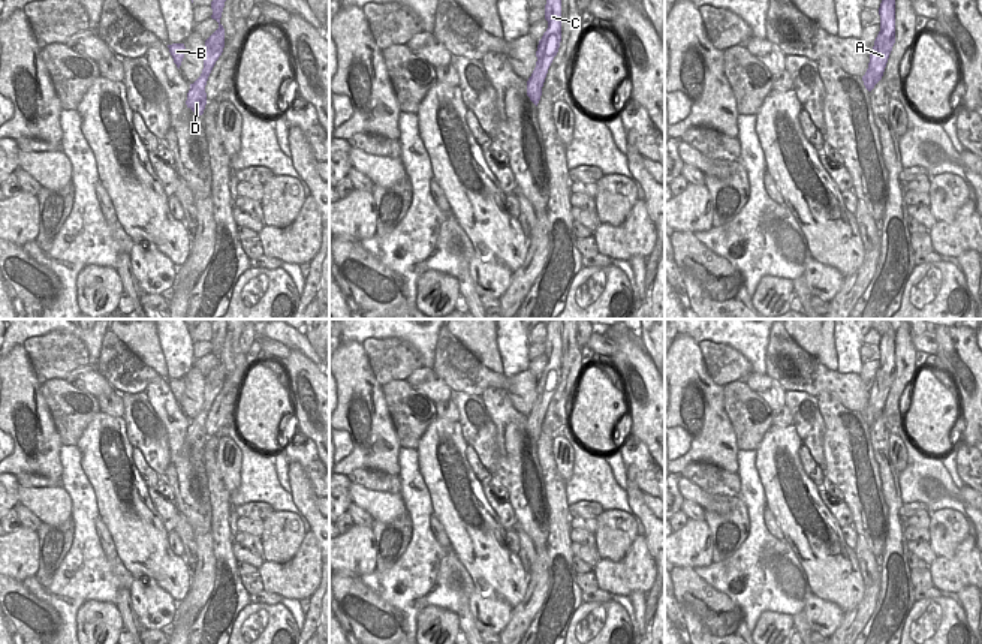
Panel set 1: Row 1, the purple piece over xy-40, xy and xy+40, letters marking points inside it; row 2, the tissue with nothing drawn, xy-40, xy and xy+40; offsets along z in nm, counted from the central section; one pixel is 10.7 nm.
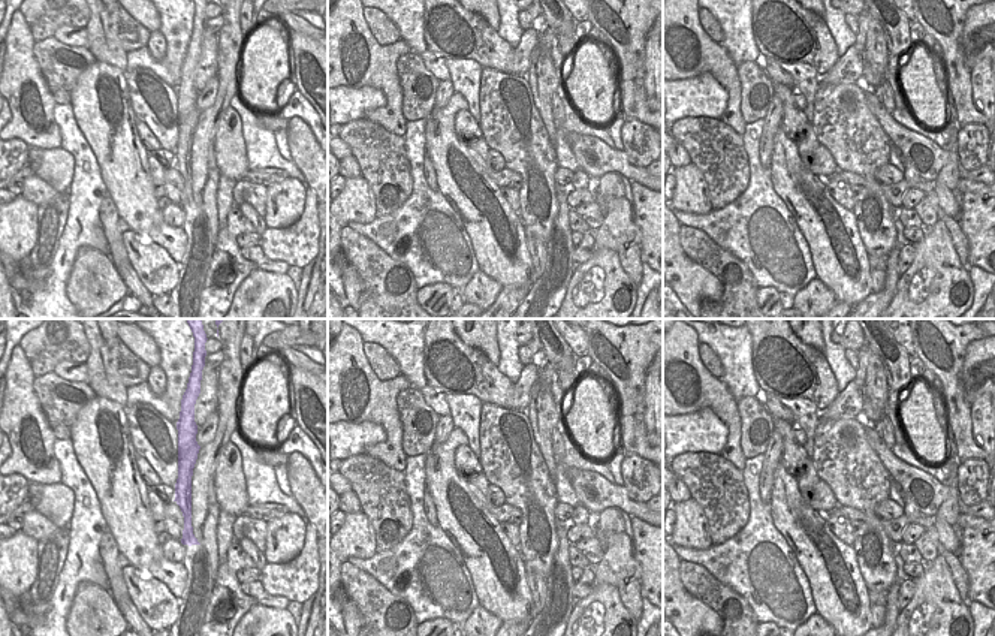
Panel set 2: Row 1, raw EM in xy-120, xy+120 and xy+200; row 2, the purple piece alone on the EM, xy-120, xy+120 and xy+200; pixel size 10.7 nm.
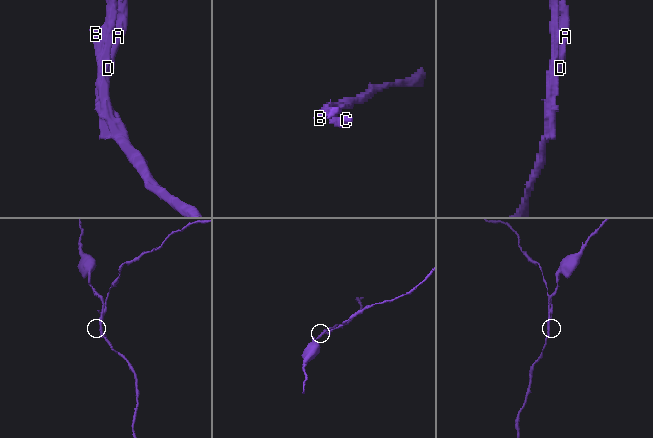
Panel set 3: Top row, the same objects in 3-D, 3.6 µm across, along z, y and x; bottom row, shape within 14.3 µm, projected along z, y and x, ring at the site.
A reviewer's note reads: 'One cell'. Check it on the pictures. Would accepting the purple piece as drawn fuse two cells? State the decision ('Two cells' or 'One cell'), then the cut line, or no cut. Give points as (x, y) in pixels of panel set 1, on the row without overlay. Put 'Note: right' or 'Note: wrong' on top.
Note: wrong
Two cells. Split along xy (530, 412), (541, 424).

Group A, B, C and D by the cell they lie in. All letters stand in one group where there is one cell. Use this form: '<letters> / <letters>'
A C / B D

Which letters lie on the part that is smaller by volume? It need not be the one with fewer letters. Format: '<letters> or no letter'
A, C.

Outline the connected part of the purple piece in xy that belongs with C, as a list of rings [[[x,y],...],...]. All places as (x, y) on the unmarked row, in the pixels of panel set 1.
[[[546,319],[545,355],[548,364],[539,376],[536,386],[536,403],[530,413],[537,416],[537,424],[543,422],[548,404],[558,388],[561,377],[561,329],[563,319]]]

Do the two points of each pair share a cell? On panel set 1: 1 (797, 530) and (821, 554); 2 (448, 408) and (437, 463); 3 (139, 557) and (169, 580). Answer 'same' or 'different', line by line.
1: same
2: different
3: same

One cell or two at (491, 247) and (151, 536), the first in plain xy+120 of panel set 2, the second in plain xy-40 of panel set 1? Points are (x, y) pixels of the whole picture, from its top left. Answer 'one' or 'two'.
one

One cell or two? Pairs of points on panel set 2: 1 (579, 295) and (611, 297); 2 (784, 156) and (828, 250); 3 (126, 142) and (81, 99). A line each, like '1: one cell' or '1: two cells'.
1: one cell
2: one cell
3: one cell

